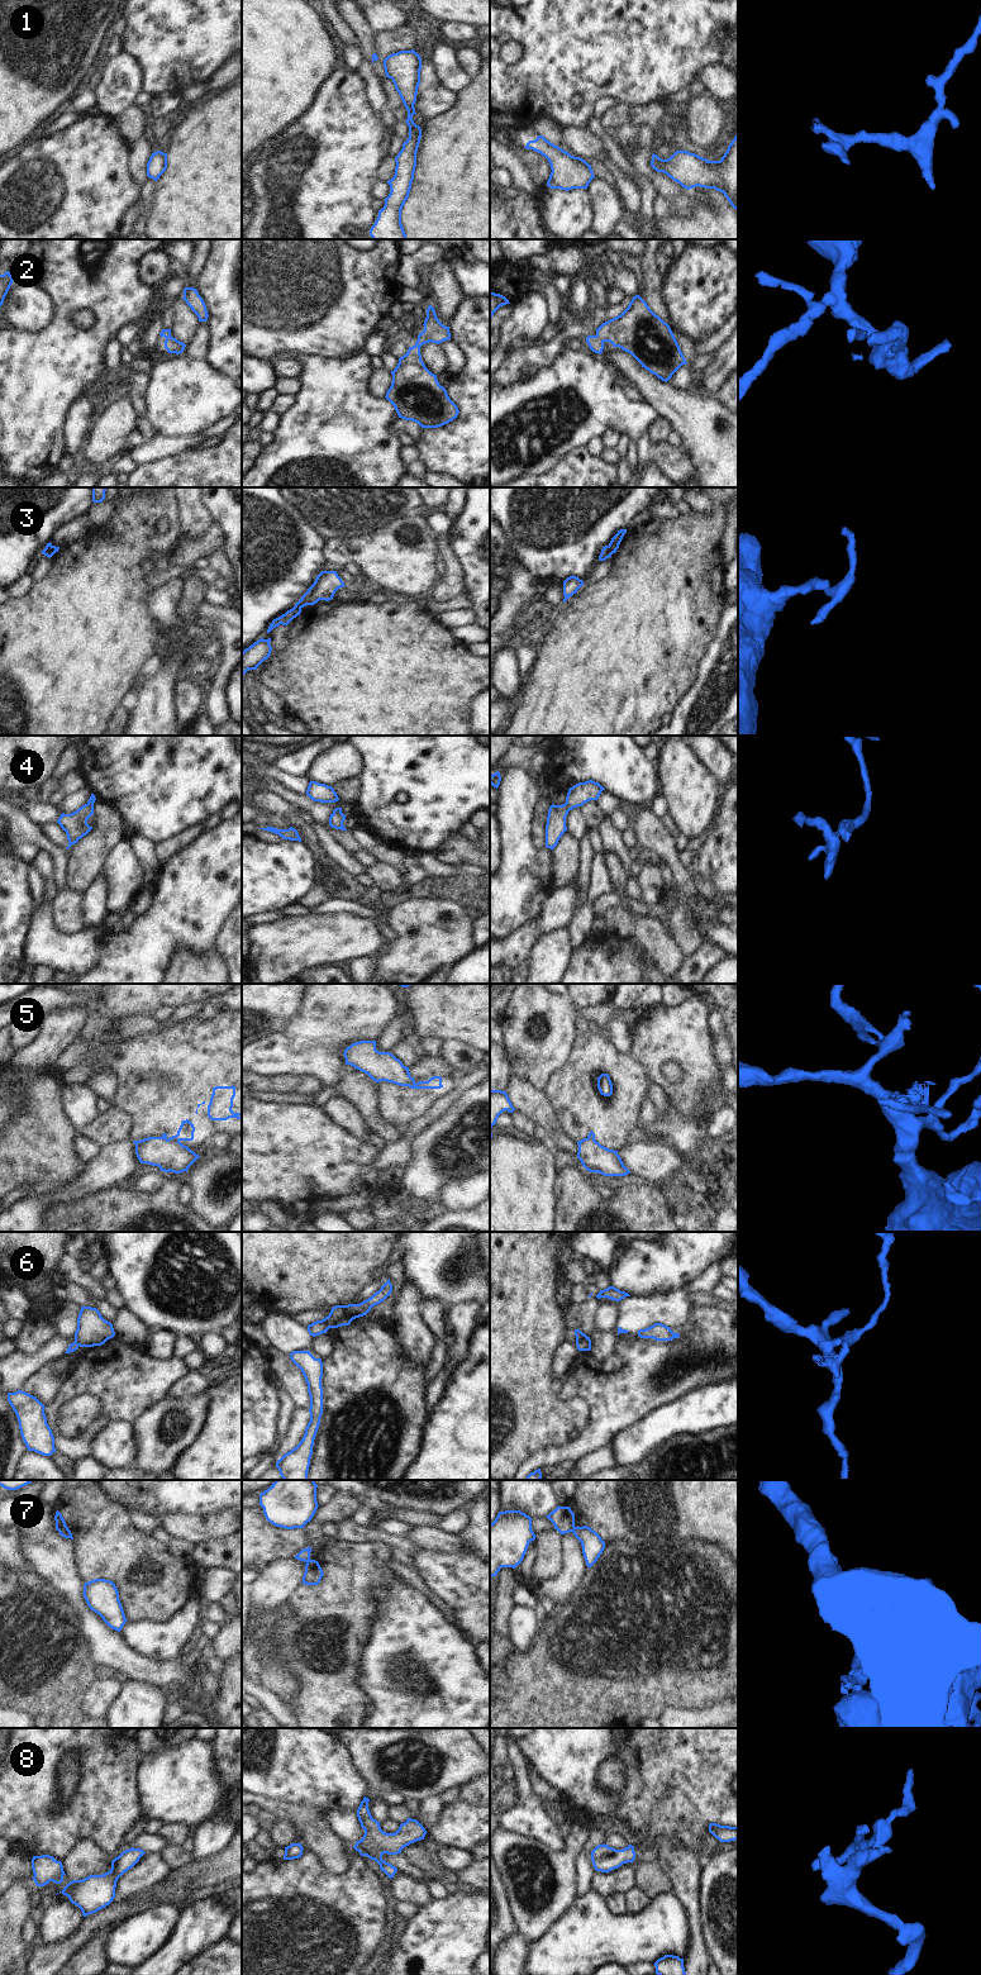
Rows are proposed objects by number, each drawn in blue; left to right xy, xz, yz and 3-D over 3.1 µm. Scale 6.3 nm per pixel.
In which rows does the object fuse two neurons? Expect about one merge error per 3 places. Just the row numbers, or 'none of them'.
3, 5, 6, 7.

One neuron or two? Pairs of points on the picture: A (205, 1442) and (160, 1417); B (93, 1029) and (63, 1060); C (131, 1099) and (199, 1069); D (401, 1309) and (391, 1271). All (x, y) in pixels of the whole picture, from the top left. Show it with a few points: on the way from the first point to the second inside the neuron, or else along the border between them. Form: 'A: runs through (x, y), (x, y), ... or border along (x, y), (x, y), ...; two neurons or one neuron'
A: border along (206, 1409), (200, 1431), (176, 1460); two neurons
B: border along (76, 1037), (84, 1043), (84, 1052), (67, 1067); two neurons
C: runs through (147, 1089), (160, 1083), (182, 1083); one neuron
D: border along (404, 1278), (394, 1300), (390, 1322); two neurons

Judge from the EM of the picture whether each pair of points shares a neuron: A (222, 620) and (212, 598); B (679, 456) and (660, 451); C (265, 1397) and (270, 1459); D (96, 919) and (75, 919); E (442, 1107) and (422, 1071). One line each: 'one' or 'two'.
A: one
B: one
C: two
D: two
E: two

